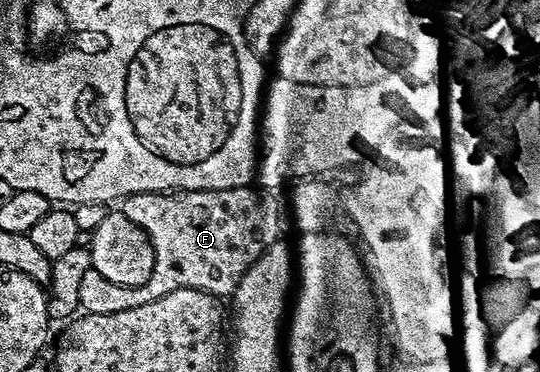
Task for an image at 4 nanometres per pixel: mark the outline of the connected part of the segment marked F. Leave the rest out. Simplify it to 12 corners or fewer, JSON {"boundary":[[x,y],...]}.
{"boundary":[[256,187],[132,193],[122,212],[154,271],[122,287],[90,268],[85,314],[170,291],[228,299],[277,240]]}

